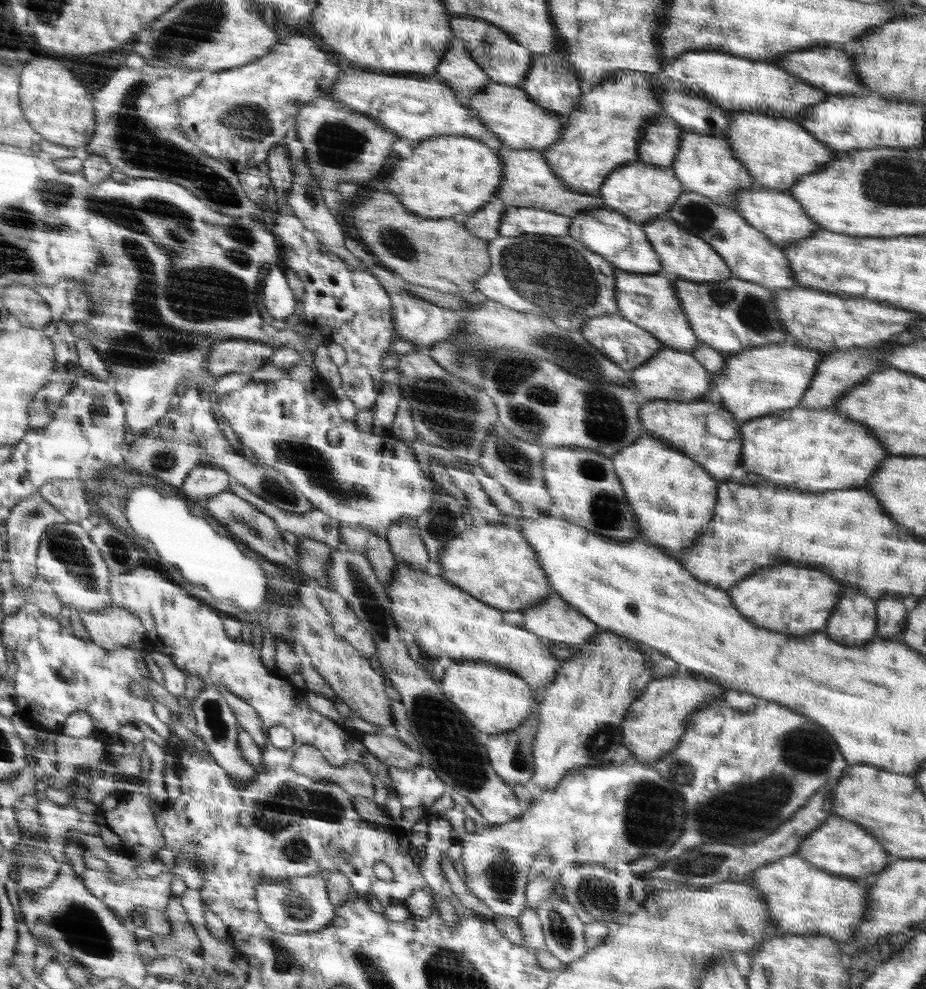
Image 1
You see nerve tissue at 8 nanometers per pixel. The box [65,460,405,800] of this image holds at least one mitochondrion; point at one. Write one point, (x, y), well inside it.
(371, 608)

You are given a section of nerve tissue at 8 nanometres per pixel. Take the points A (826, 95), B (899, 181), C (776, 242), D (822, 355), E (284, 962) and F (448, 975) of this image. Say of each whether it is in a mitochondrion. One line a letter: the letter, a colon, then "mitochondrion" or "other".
A: other
B: mitochondrion
C: other
D: other
E: mitochondrion
F: mitochondrion

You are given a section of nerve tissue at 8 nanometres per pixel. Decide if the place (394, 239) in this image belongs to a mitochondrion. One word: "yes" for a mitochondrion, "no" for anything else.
yes

